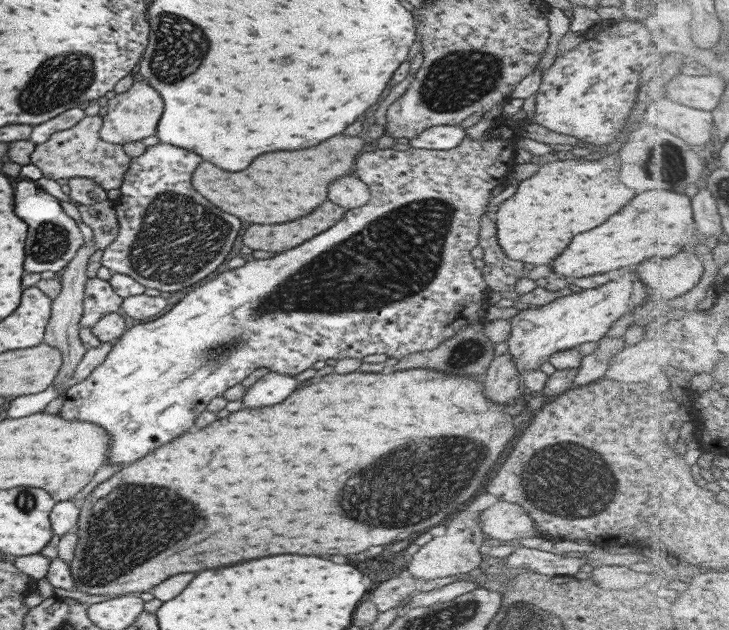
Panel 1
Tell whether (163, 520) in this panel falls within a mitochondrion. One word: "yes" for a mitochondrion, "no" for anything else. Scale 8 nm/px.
yes

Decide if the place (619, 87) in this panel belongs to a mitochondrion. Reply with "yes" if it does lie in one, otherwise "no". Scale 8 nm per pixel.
no

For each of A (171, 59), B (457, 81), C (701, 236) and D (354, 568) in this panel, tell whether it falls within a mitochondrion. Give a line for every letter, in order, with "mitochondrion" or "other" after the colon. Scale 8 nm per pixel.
A: mitochondrion
B: mitochondrion
C: other
D: other

